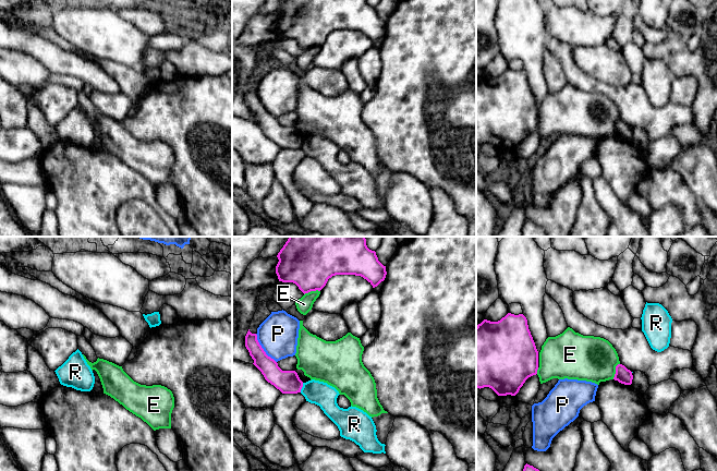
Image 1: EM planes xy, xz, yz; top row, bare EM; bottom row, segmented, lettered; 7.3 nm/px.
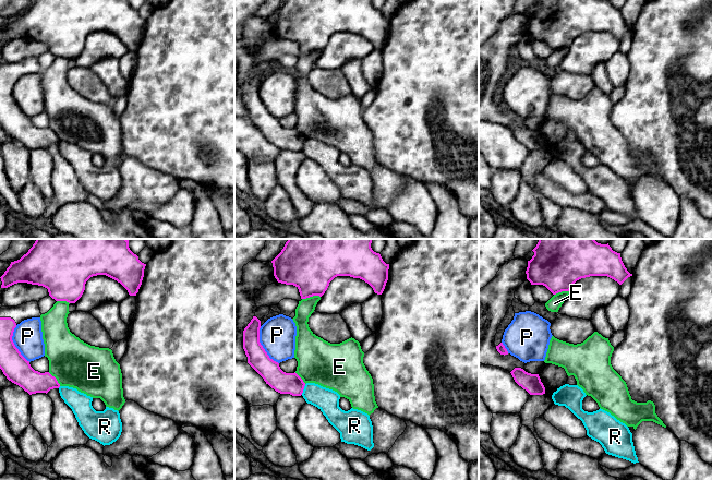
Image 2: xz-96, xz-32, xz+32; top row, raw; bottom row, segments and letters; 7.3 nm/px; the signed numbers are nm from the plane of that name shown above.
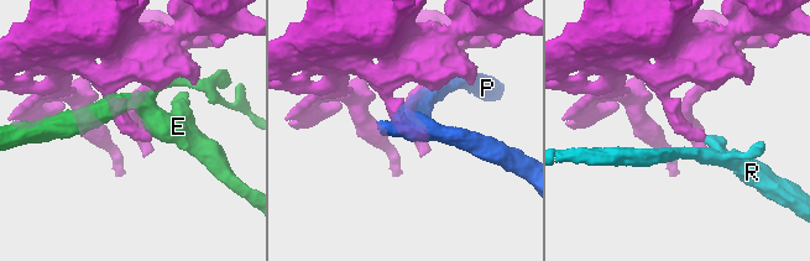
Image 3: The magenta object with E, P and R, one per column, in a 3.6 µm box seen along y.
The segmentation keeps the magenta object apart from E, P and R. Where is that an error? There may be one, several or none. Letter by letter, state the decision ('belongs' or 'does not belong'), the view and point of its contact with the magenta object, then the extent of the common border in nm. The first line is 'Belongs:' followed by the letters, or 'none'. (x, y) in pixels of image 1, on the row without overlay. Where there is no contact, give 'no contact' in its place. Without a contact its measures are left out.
Belongs: none
E: does not belong; meets magenta in yz at (616, 127); contact 130 nm long
P: does not belong; meets magenta in xz at (263, 105); contact 260 nm long
R: does not belong; meets magenta in xz at (302, 142); contact 80 nm long

